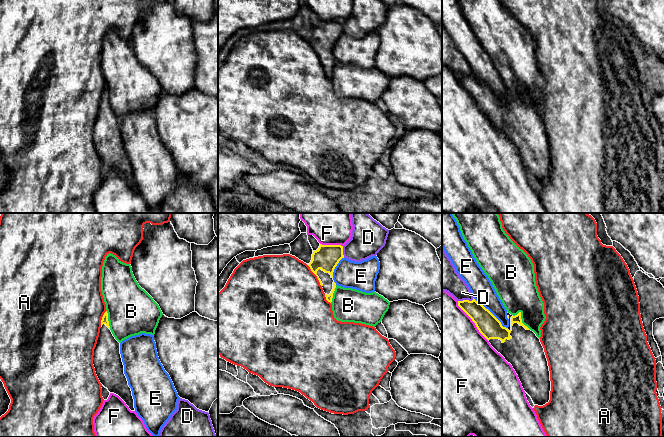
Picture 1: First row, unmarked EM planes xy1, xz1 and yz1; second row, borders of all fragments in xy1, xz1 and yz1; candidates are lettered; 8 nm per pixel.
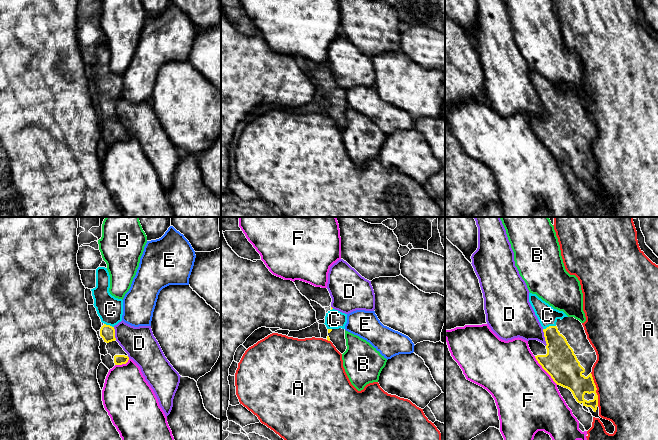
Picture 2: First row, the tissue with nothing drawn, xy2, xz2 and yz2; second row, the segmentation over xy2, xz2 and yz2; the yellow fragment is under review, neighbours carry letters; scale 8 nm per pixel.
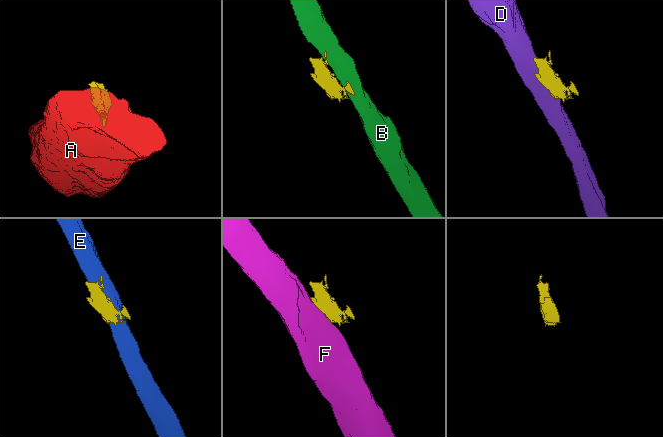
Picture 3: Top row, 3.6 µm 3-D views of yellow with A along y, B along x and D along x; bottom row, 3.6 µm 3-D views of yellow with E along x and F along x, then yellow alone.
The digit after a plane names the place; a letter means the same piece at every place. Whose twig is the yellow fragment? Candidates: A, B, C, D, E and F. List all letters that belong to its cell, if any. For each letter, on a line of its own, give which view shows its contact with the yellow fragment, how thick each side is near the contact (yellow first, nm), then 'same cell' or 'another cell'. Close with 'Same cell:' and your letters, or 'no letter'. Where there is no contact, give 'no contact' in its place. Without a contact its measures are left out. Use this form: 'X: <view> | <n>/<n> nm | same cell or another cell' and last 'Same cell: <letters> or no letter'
A: yz2 | 200/500 nm | another cell
B: yz1 | 180/320 nm | another cell
C: yz2 | 220/160 nm | same cell
D: yz2 | 260/280 nm | another cell
E: yz1 | 180/180 nm | another cell
F: yz1 | 180/500 nm | another cell
Same cell: C

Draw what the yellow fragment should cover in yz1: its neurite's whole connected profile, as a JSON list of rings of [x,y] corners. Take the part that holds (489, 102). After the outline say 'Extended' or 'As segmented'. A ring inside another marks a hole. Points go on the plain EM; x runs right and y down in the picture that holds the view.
[[[474,74],[472,77],[458,77],[458,82],[472,95],[479,108],[489,117],[491,122],[512,141],[524,167],[531,173],[534,181],[543,182],[548,179],[551,167],[548,137],[540,115],[522,99],[521,88],[515,92],[507,88],[509,103],[506,104]]]. Extended

